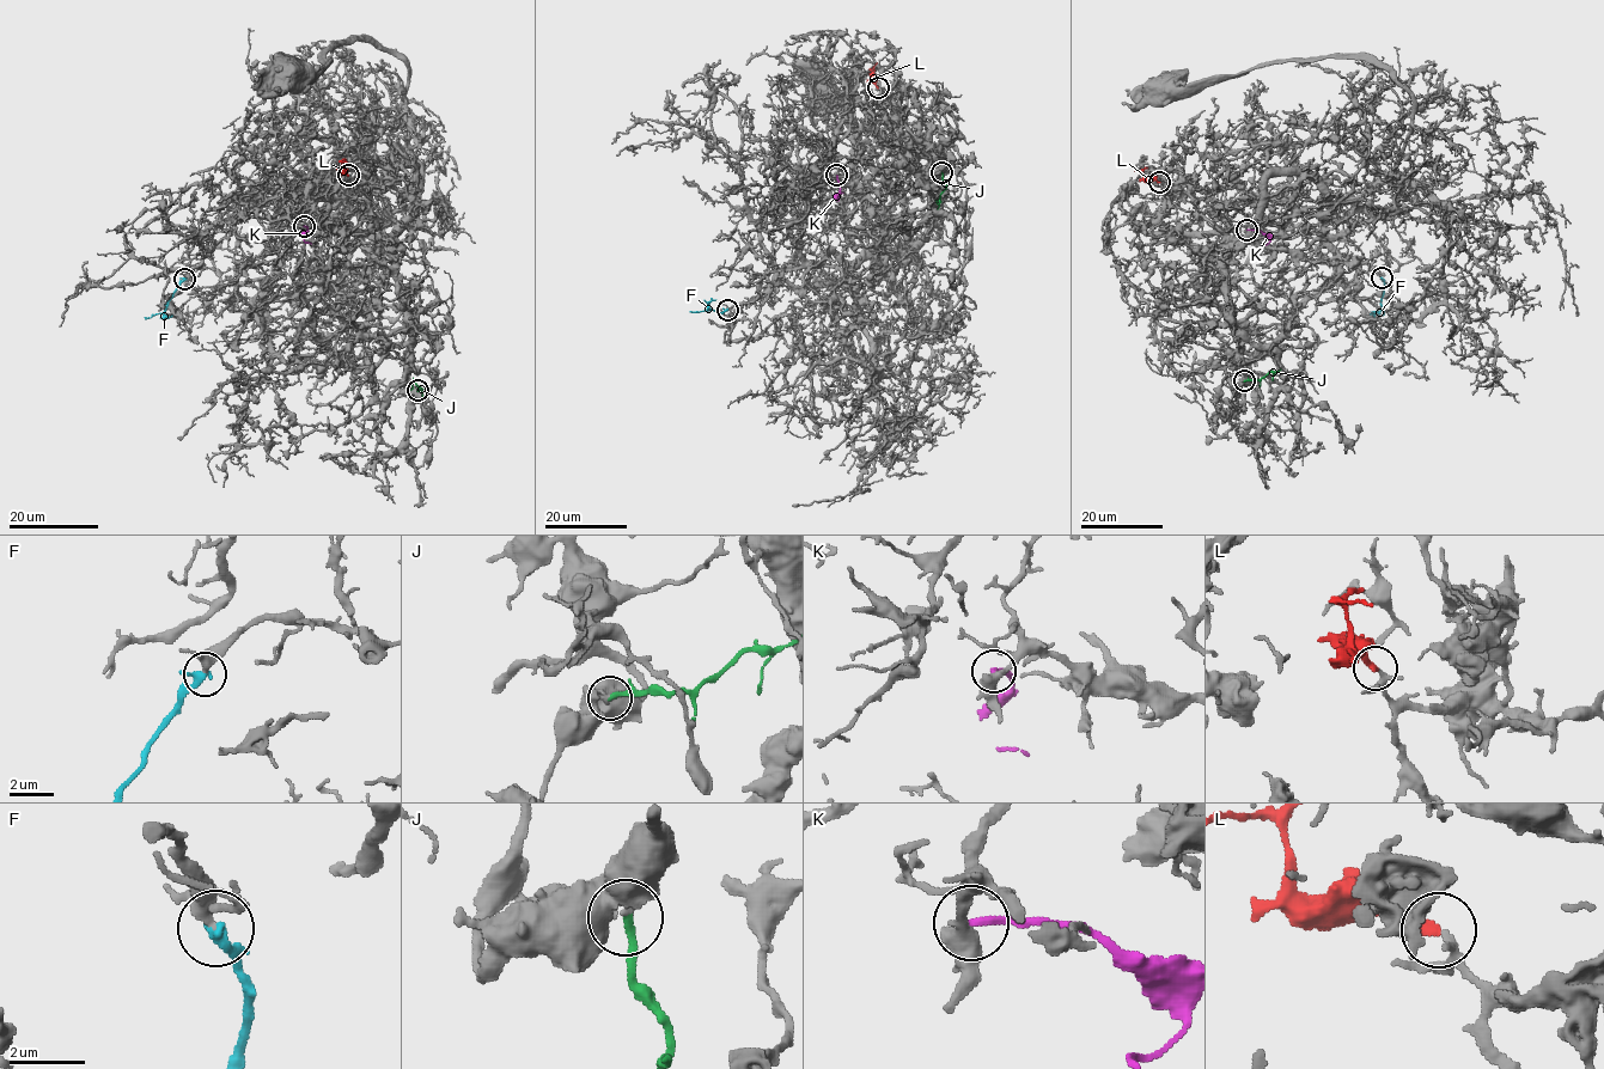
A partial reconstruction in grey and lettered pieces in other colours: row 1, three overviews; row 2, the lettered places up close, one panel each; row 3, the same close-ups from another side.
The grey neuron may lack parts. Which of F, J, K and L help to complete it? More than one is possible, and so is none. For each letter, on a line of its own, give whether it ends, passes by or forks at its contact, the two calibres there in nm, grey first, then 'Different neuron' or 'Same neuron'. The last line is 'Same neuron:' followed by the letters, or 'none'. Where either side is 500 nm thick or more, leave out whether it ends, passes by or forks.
F: It ends there. Thickness 320 nm (grey) against 320 nm. Same neuron
J: It ends there. Thickness 300 nm (grey) against 200 nm. Different neuron
K: It ends there. Thickness 480 nm (grey) against 220 nm. Different neuron
L: It ends there. Thickness 190 nm (grey) against 240 nm. Same neuron
Same neuron: F, L

